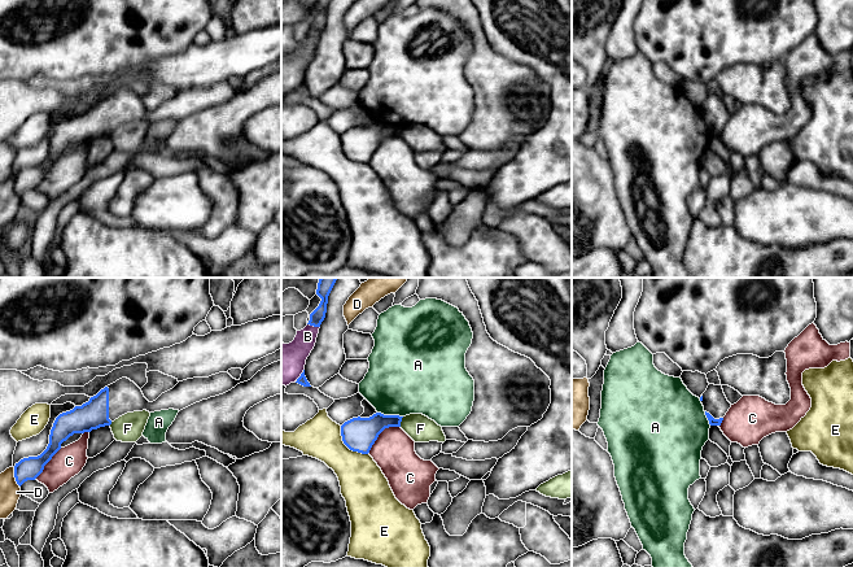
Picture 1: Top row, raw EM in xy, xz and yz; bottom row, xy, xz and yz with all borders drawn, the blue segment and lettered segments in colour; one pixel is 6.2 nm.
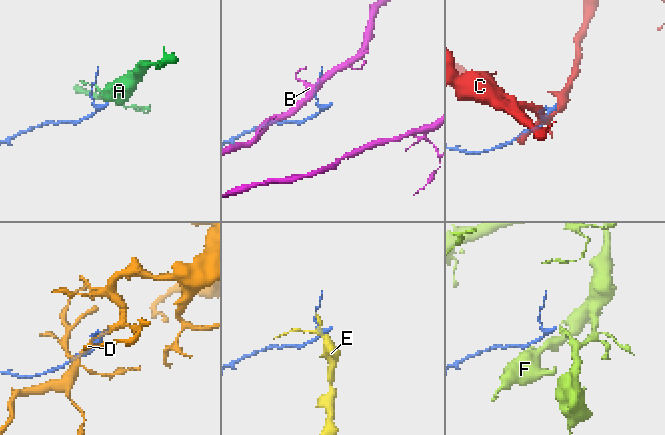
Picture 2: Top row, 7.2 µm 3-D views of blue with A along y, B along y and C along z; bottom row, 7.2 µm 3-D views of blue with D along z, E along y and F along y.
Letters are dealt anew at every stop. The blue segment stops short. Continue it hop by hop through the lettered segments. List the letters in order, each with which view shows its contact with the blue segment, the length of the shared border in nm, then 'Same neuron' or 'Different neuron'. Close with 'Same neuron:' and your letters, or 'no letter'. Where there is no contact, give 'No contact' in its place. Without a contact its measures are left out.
A: Touches blue in xz. Shared border 160 nm. Different neuron
B: Touches blue in xz. Shared border 80 nm. Different neuron
C: Touches blue in xz. Shared border 260 nm. Different neuron
D: Touches blue in xy. Shared border 130 nm. Different neuron
E: Touches blue in xz. Shared border 260 nm. Different neuron
F: Touches blue in xz. Shared border 70 nm. Different neuron
Same neuron: no letter

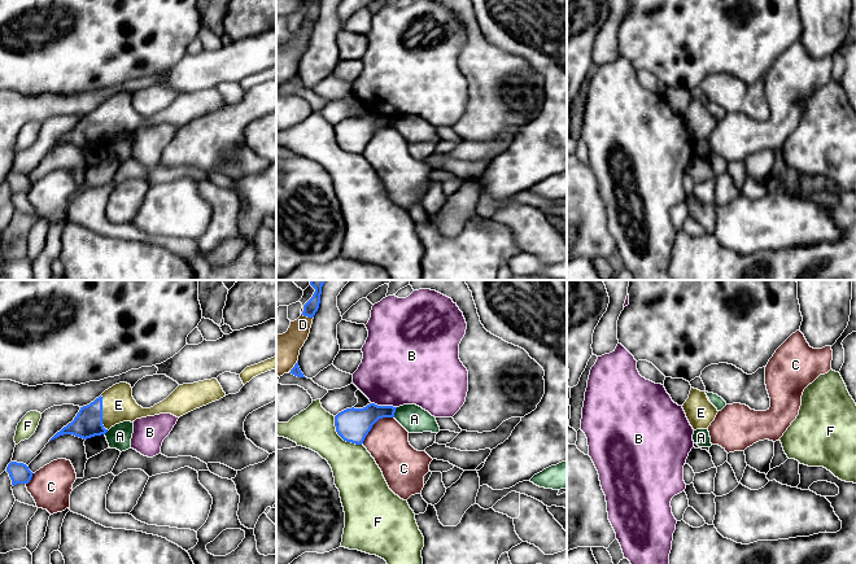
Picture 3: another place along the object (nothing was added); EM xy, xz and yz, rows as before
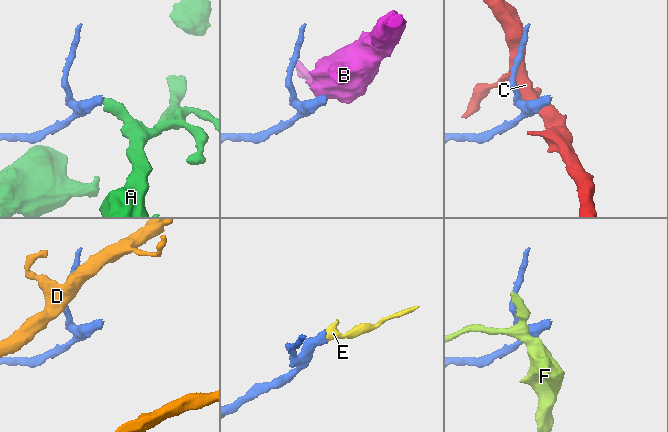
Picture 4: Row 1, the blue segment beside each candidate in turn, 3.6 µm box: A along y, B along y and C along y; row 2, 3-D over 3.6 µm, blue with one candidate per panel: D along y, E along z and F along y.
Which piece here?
A: Touches blue in xz. Shared border 70 nm. Different neuron
B: Touches blue in xz. Shared border 160 nm. Different neuron
C: Touches blue in xz. Shared border 260 nm. Different neuron
D: Touches blue in xz. Shared border 80 nm. Different neuron
E: Touches blue in xy. Shared border 220 nm. Same neuron
F: Touches blue in xz. Shared border 260 nm. Different neuron
Same neuron: E

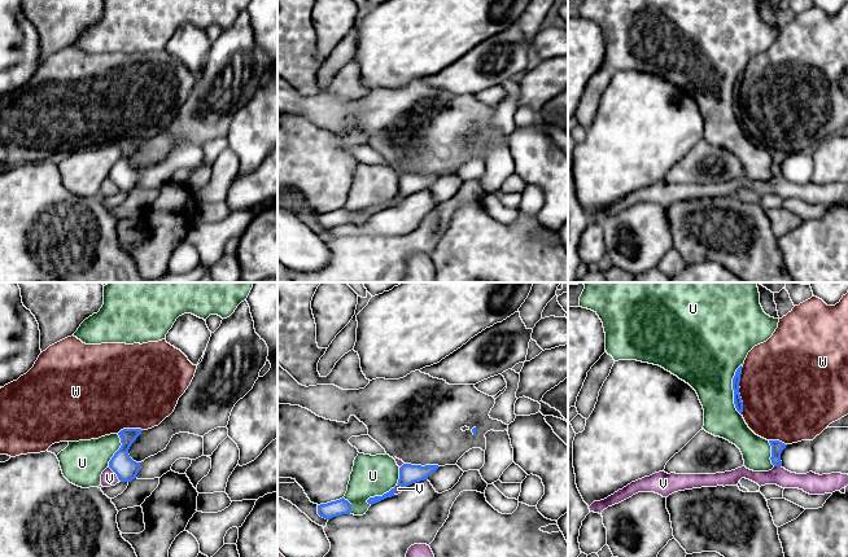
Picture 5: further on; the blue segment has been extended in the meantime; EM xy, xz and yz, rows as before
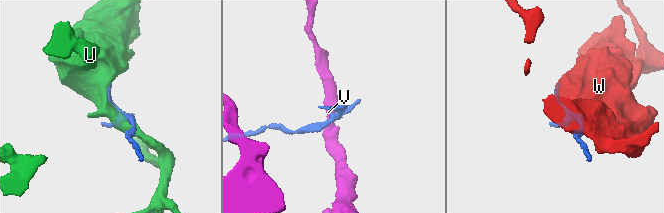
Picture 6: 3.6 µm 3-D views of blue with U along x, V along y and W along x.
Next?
U: Touches blue in yz. Shared border 320 nm. Different neuron
V: Touches blue in xy. Shared border 110 nm. Different neuron
W: Touches blue in yz. Shared border 300 nm. Different neuron
Same neuron: no letter

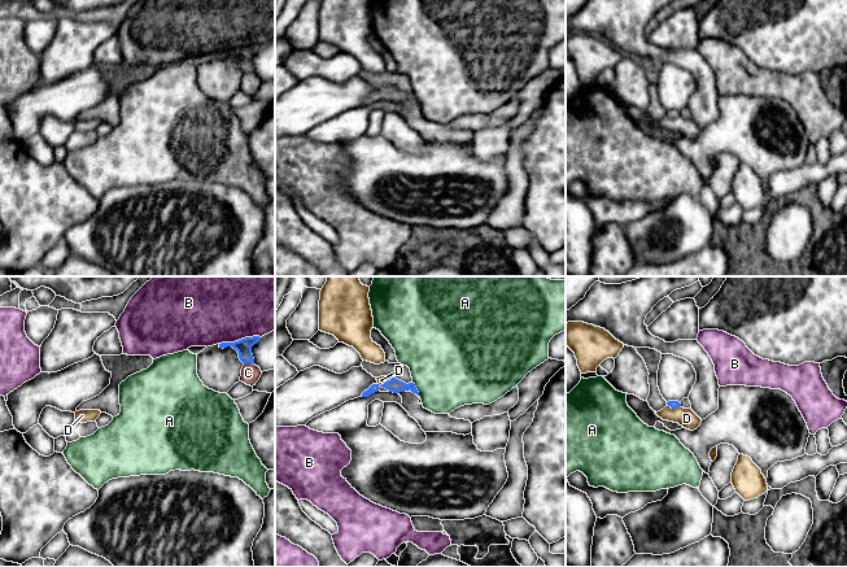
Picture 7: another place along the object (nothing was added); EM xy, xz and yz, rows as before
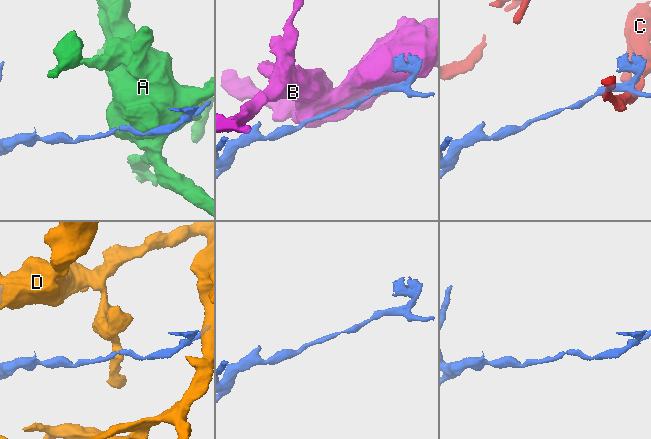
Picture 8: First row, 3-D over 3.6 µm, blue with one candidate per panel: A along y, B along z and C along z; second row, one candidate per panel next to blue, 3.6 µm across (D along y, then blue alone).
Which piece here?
A: Touches blue in xz. Shared border 100 nm. Different neuron
B: Touches blue in xy. Shared border 260 nm. Different neuron
C: Touches blue in xy. Shared border 60 nm. Different neuron
D: Touches blue in xz. Shared border 130 nm. Different neuron
Same neuron: no letter

